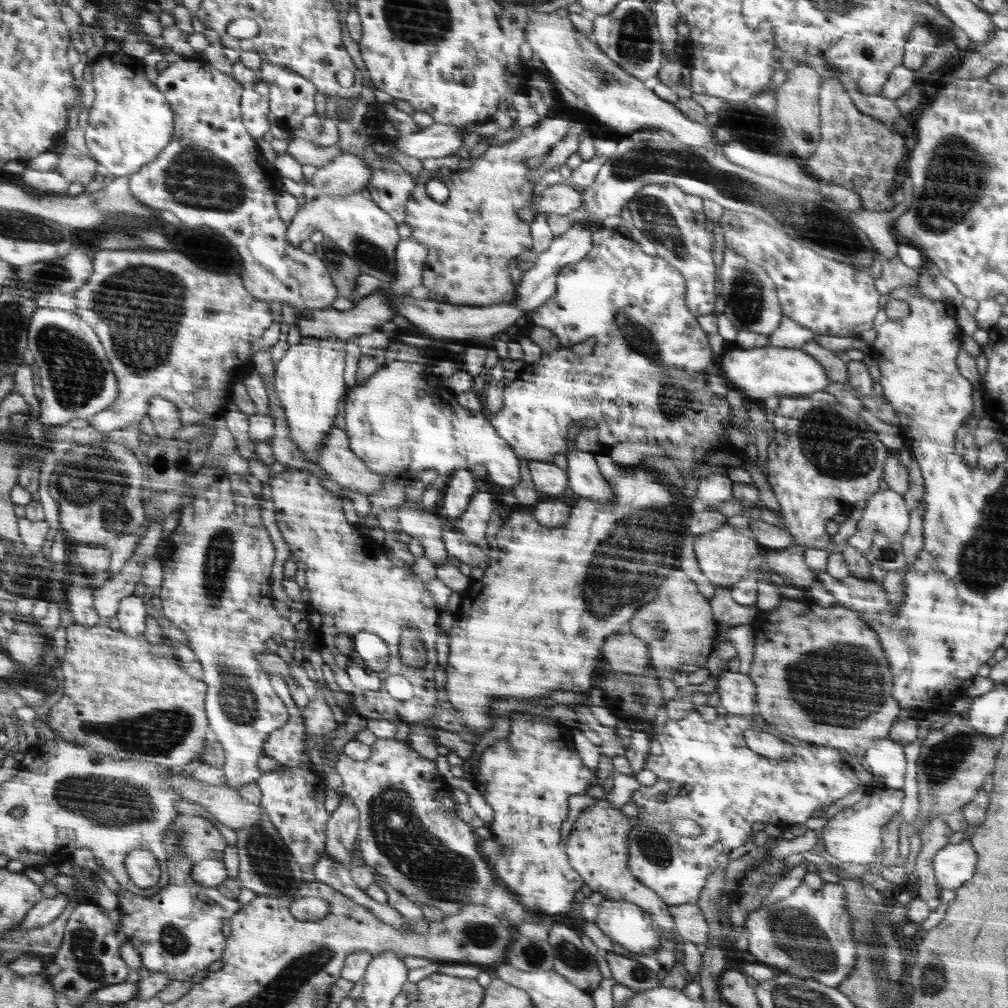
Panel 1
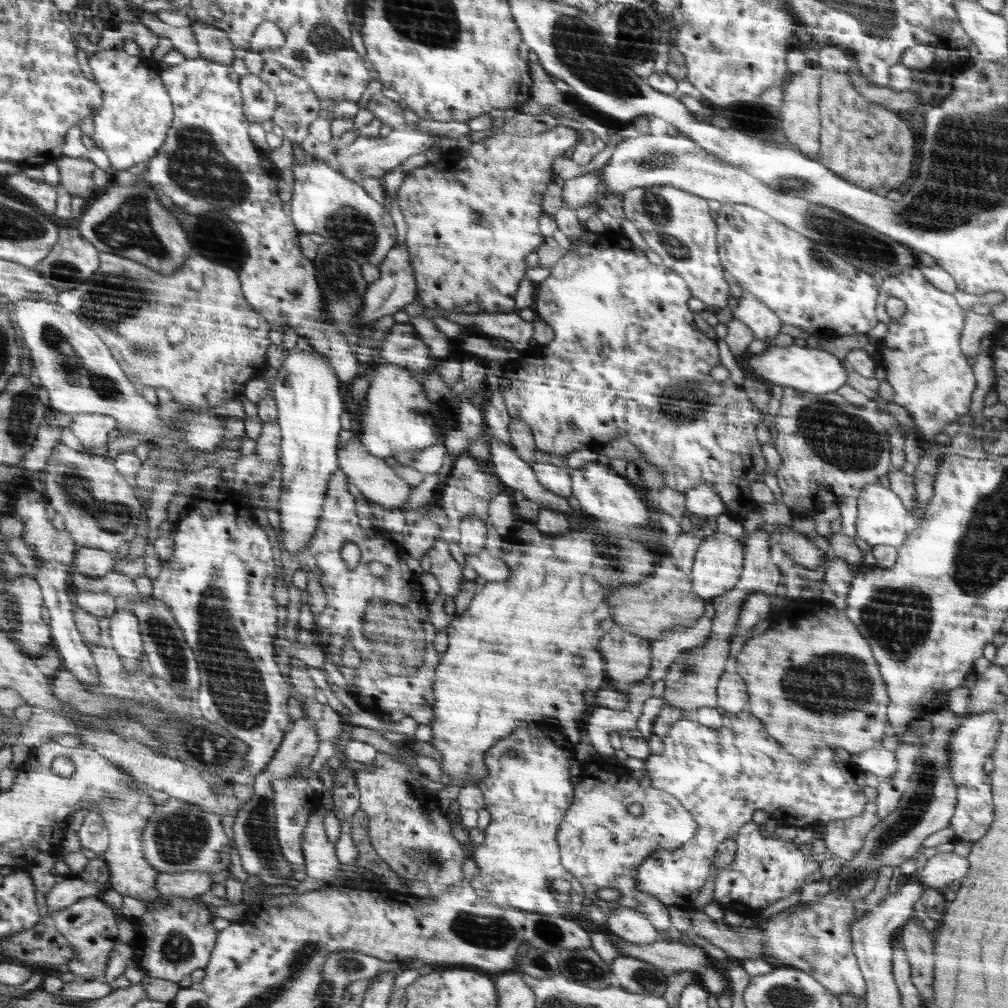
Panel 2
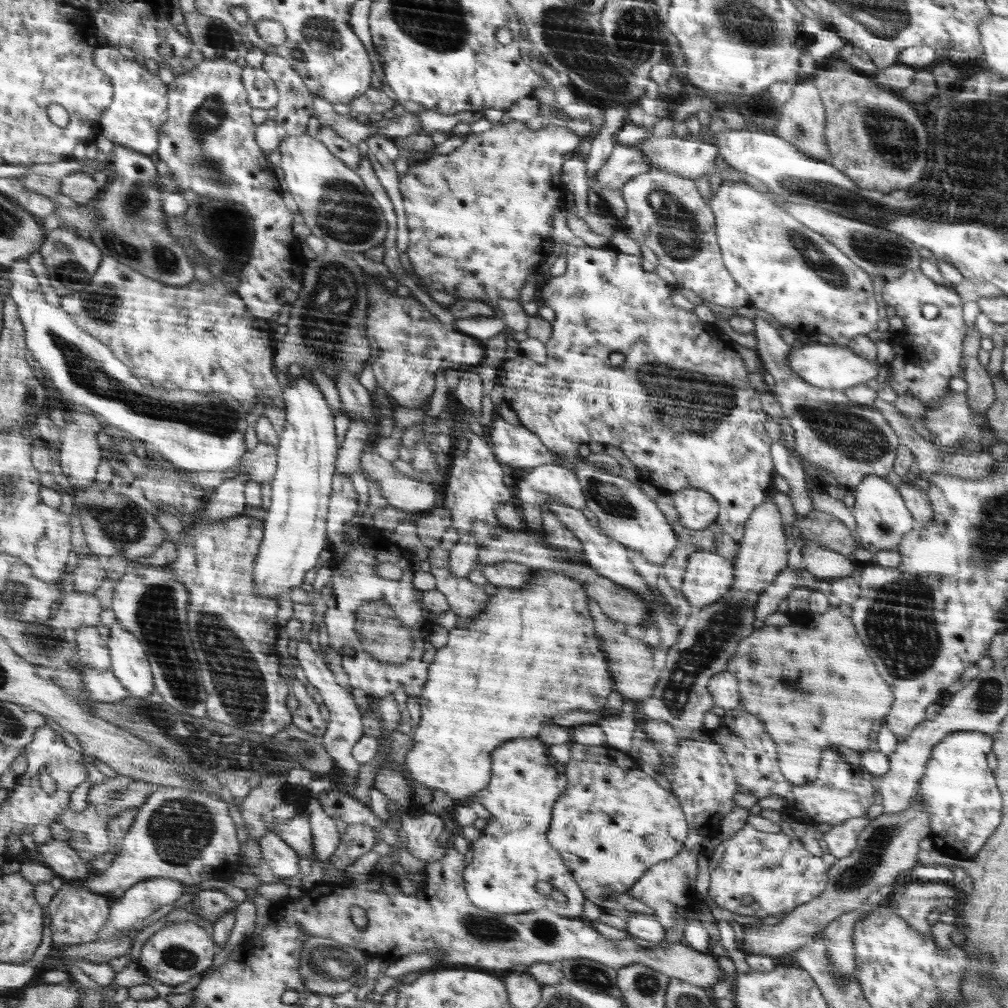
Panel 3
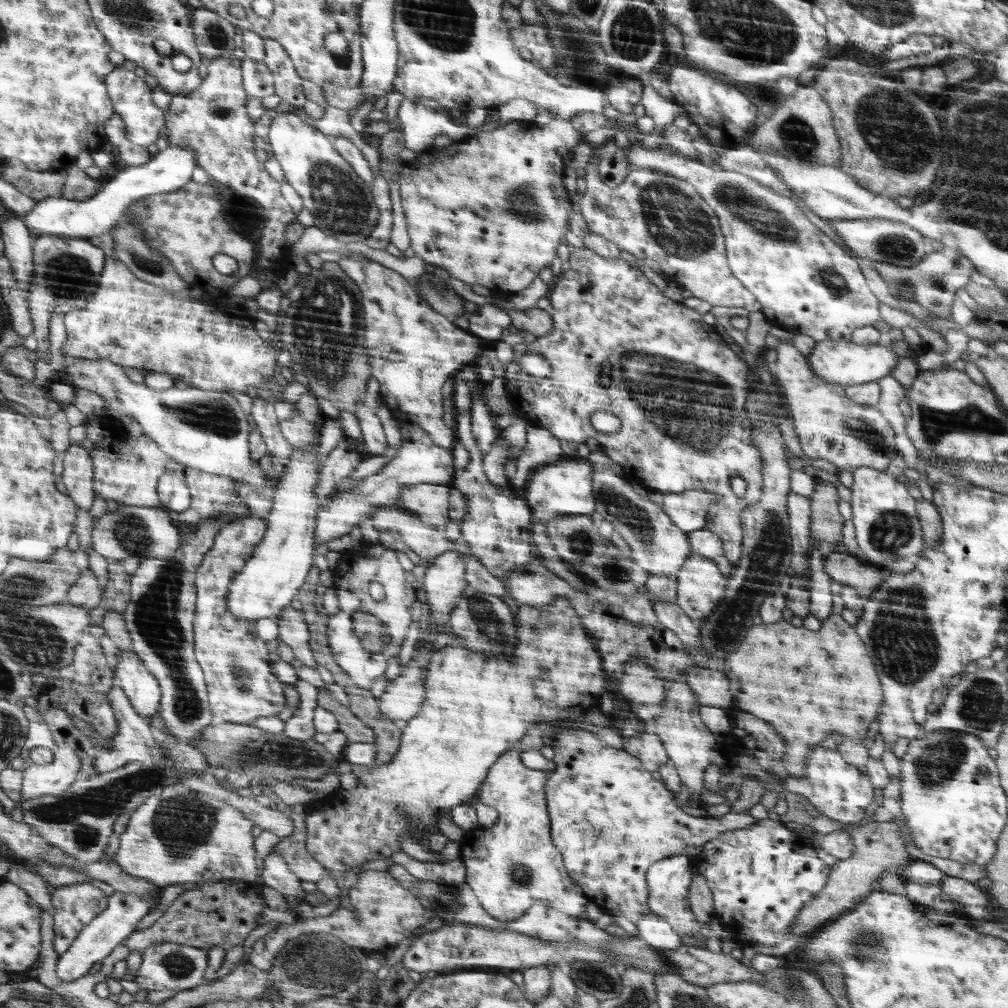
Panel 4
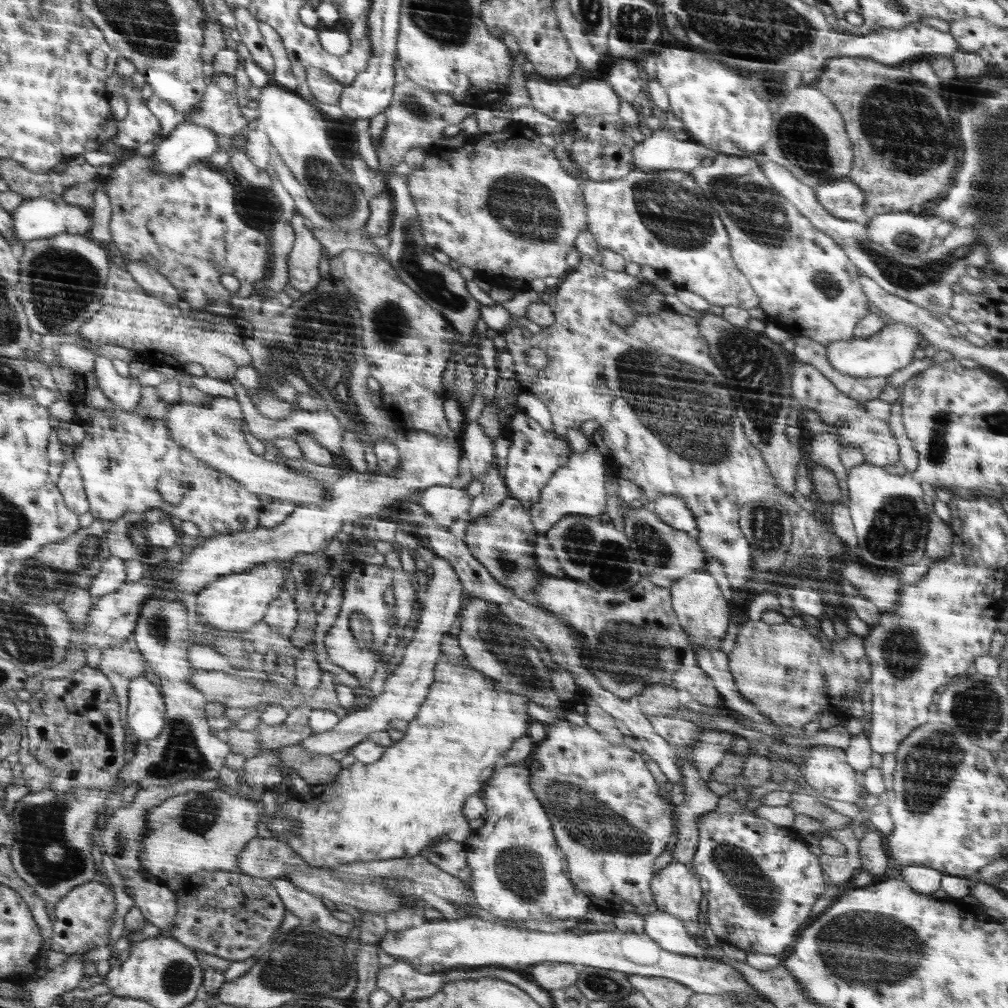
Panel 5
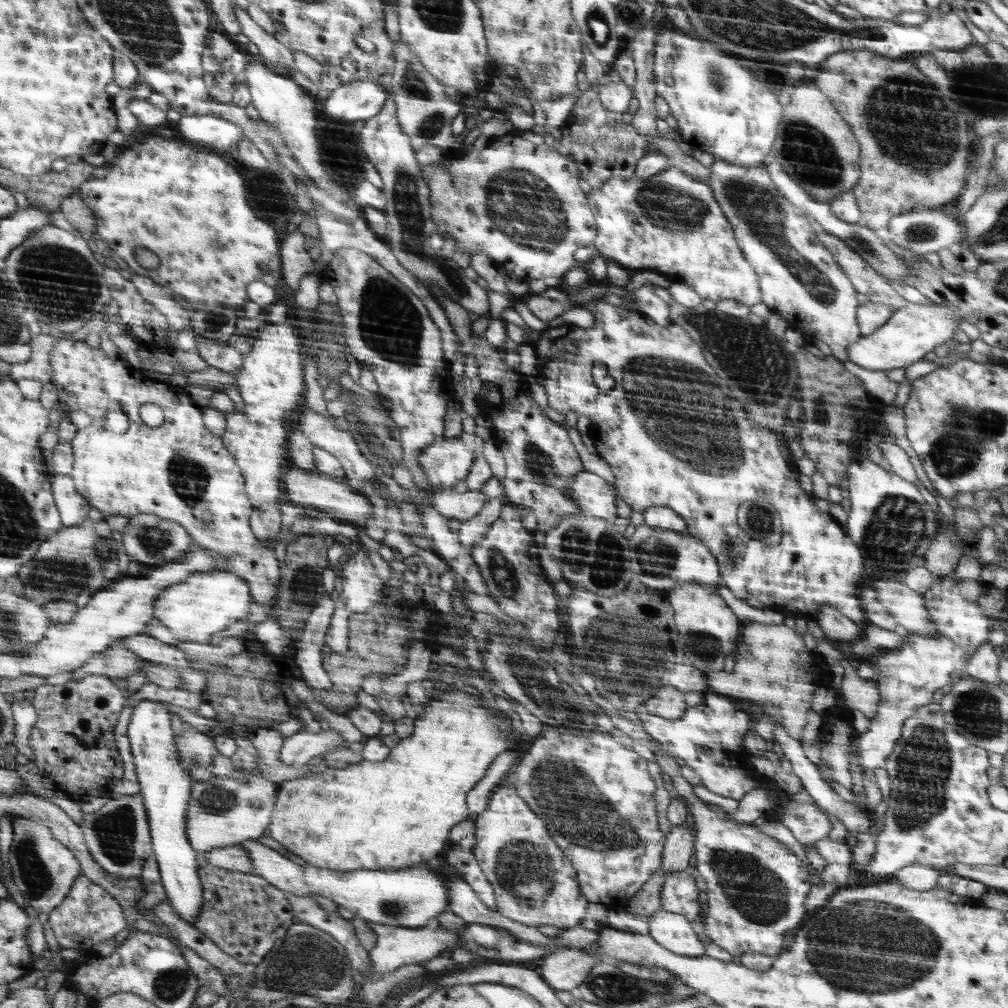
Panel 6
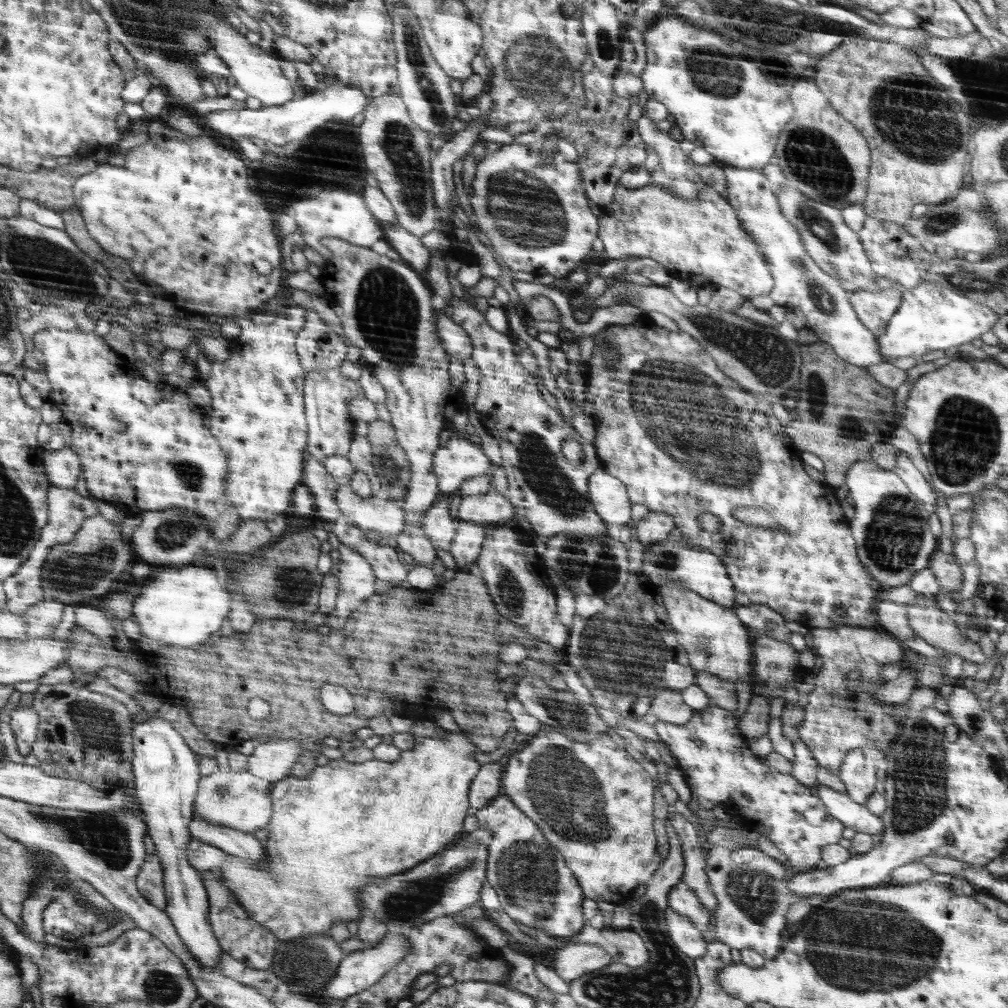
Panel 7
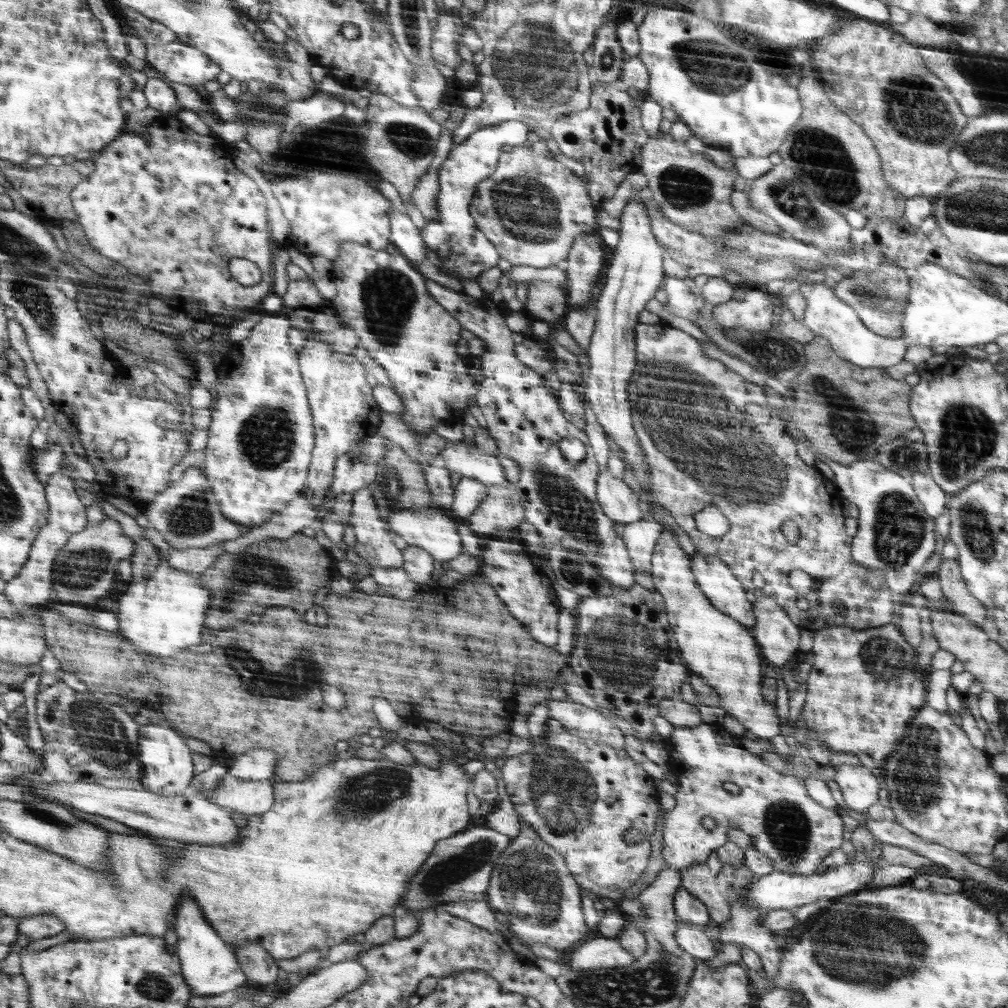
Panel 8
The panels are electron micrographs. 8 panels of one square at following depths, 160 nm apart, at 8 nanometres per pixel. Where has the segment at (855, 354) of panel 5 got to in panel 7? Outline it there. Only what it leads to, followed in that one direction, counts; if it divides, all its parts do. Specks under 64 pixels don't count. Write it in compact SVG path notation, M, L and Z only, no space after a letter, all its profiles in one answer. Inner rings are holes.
M922 281L916 288L907 289L902 293L902 302L898 310L888 321L885 331L877 337L878 347L883 360L895 363L901 356L920 356L935 350L947 352L953 347L970 343L974 339L981 338L986 332L990 332L996 323L996 313L985 304L968 300L962 296L962 293L957 292L957 289L946 288L934 281Z

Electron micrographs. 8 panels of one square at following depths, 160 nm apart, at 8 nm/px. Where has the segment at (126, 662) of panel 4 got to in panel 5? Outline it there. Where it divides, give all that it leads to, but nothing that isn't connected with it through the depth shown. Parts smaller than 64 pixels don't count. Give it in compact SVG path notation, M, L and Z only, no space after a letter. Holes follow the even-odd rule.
M145 677L132 680L127 696L126 720L139 742L152 742L166 726L165 700Z

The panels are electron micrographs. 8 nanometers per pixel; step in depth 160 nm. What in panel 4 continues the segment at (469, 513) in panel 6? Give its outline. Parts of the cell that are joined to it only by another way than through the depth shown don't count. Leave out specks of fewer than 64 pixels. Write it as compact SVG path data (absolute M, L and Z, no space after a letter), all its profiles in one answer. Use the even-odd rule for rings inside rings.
M418 484L405 488L397 506L406 508L416 515L426 514L426 522L439 530L449 522L450 486L442 484Z

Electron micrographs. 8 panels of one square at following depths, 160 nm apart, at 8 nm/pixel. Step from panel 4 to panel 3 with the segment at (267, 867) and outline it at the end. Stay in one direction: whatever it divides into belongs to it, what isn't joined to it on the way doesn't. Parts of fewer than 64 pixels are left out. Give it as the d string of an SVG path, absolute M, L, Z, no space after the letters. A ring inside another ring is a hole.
M267 833L261 838L259 845L263 862L268 865L268 870L278 880L292 878L301 871L297 852L278 834Z

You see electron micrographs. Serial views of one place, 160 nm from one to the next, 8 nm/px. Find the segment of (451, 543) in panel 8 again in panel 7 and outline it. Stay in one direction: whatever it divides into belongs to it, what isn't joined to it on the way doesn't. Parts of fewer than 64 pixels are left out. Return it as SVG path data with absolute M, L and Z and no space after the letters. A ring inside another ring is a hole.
M349 485L340 486L333 497L342 516L365 532L377 531L385 538L396 538L405 527L401 503L380 496L362 498ZM457 489L452 494L440 494L440 498L434 503L423 516L423 531L428 536L430 542L435 548L449 550L451 540L456 534L454 528L454 519L450 517L449 505L452 501L452 496L460 491Z

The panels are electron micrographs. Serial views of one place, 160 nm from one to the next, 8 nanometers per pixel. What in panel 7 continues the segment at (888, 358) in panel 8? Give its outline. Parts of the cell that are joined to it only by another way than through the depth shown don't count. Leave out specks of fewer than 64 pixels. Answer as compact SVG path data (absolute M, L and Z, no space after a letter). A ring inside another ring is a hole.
M727 164L722 170L726 176L727 202L738 214L738 220L742 222L746 233L754 237L759 251L761 248L761 254L770 265L774 279L769 292L772 302L789 310L801 310L807 320L805 328L812 331L820 342L830 345L835 355L847 363L869 367L886 361L880 355L878 338L860 322L850 304L849 292L840 285L837 277L829 276L812 261L798 230L782 216L775 188L761 169L738 168Z

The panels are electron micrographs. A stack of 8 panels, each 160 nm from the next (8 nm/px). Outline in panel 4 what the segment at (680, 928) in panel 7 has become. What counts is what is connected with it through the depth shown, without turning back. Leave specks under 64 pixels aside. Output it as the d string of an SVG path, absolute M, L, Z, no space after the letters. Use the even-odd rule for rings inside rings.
M651 912L637 922L637 937L658 949L673 949L682 946L680 936L672 930L668 921Z

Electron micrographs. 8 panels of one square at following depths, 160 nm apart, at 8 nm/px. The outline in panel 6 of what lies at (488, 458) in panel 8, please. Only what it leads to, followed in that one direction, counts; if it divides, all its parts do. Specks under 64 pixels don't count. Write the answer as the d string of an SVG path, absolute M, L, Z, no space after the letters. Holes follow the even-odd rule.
M459 436L445 438L426 447L420 456L421 468L425 469L433 490L453 489L459 480L465 480L473 468L474 454Z

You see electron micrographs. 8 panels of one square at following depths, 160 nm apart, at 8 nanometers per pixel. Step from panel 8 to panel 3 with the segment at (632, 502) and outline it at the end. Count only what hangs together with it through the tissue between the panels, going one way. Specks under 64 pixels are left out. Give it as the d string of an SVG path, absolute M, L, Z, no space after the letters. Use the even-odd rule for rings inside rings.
M555 462L532 468L530 473L518 482L518 494L515 499L518 505L528 502L530 504L539 504L542 507L550 501L558 501L581 511L588 502L585 490L582 489L576 472L562 465L557 465Z

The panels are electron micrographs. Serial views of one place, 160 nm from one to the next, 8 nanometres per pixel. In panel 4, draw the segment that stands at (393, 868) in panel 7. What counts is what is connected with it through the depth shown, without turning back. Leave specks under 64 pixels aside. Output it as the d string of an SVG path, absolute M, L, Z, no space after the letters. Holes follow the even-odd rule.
M564 597L558 599L554 603L550 603L549 606L534 606L521 604L518 610L513 614L515 622L515 635L518 642L514 646L513 652L515 655L511 657L502 655L498 658L492 658L485 654L474 652L469 649L465 642L456 636L452 636L450 644L445 646L444 650L434 650L430 662L427 666L428 680L424 682L424 689L426 689L426 700L424 700L421 712L414 716L408 725L403 729L401 736L400 749L398 753L394 755L394 759L390 764L378 765L378 767L372 767L372 770L368 769L366 765L352 765L352 774L358 776L358 785L356 789L343 790L340 787L336 790L336 798L332 804L329 805L314 805L309 807L299 808L300 812L304 814L308 808L308 812L305 815L306 826L306 848L312 855L314 860L317 860L324 868L327 868L333 874L335 880L341 880L348 871L352 868L360 867L365 862L370 860L388 860L391 854L400 852L399 842L402 839L411 838L414 839L417 836L423 834L427 835L428 830L432 830L434 822L436 822L436 812L442 810L442 808L450 808L450 806L458 806L465 804L467 800L470 800L476 792L480 791L484 780L488 778L489 768L493 767L495 763L506 752L511 751L528 730L532 730L536 723L546 722L548 720L581 720L588 714L589 710L594 710L599 705L598 698L604 694L606 690L606 676L602 672L602 660L592 644L592 640L588 638L588 634L584 632L585 625L582 624L579 614L570 601Z

